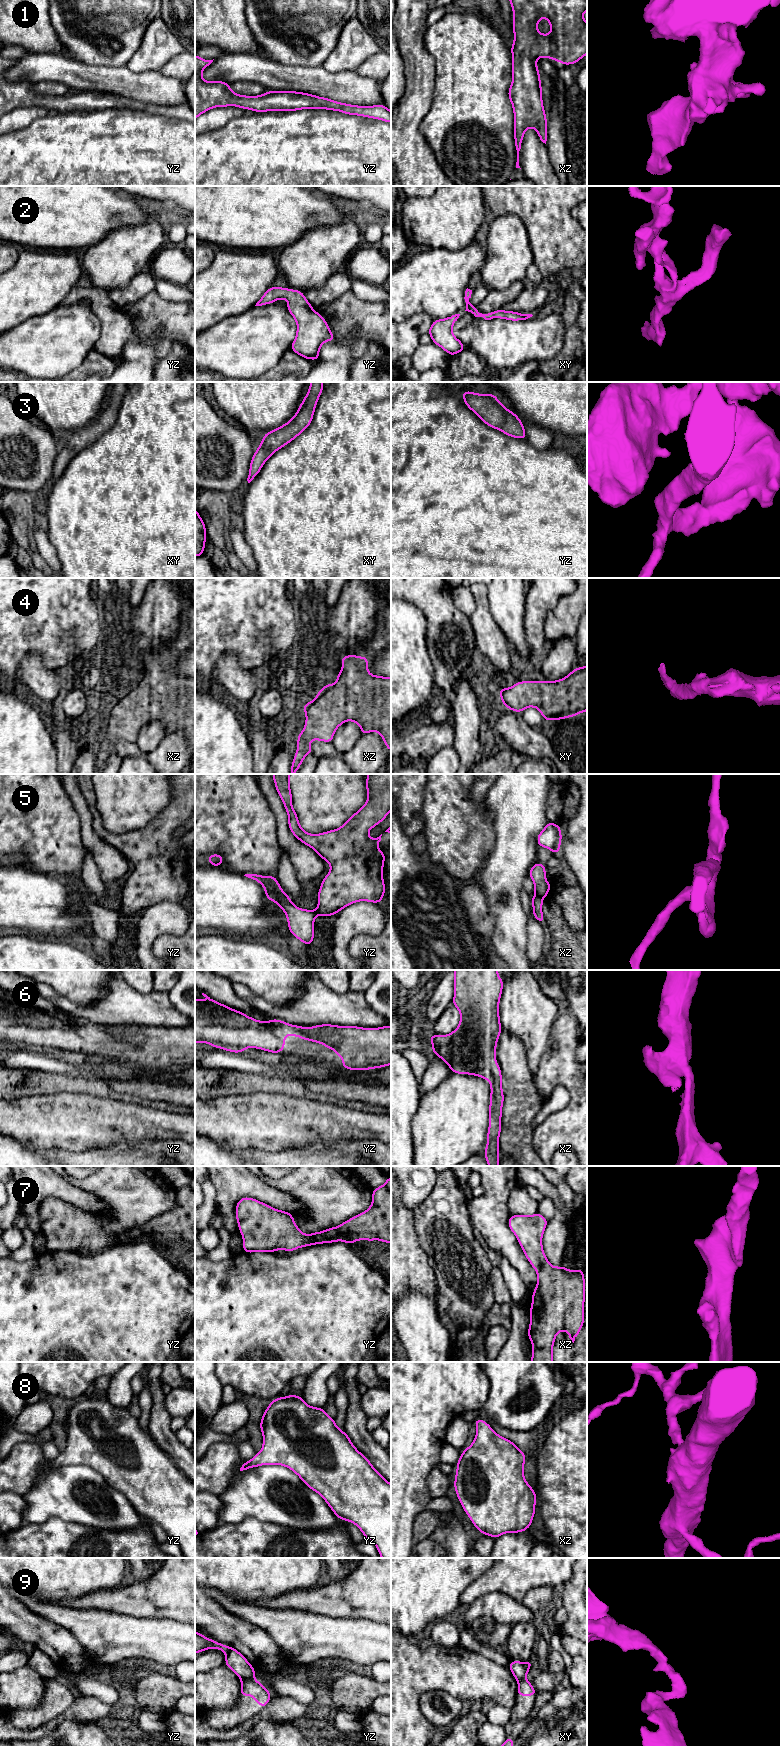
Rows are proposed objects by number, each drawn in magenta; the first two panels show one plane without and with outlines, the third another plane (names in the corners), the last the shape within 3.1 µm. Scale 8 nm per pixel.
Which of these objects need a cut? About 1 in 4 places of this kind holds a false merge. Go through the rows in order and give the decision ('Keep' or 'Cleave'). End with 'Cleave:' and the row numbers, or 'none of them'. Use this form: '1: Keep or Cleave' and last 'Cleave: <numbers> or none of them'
1: Keep
2: Keep
3: Keep
4: Keep
5: Cleave
6: Keep
7: Keep
8: Keep
9: Cleave
Cleave: 5, 9

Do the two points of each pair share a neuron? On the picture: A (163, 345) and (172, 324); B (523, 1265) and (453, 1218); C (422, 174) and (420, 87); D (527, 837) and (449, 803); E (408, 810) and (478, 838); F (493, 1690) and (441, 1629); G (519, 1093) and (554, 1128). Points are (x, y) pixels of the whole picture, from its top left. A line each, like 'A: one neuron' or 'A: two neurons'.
A: two neurons
B: two neurons
C: one neuron
D: two neurons
E: two neurons
F: two neurons
G: two neurons

